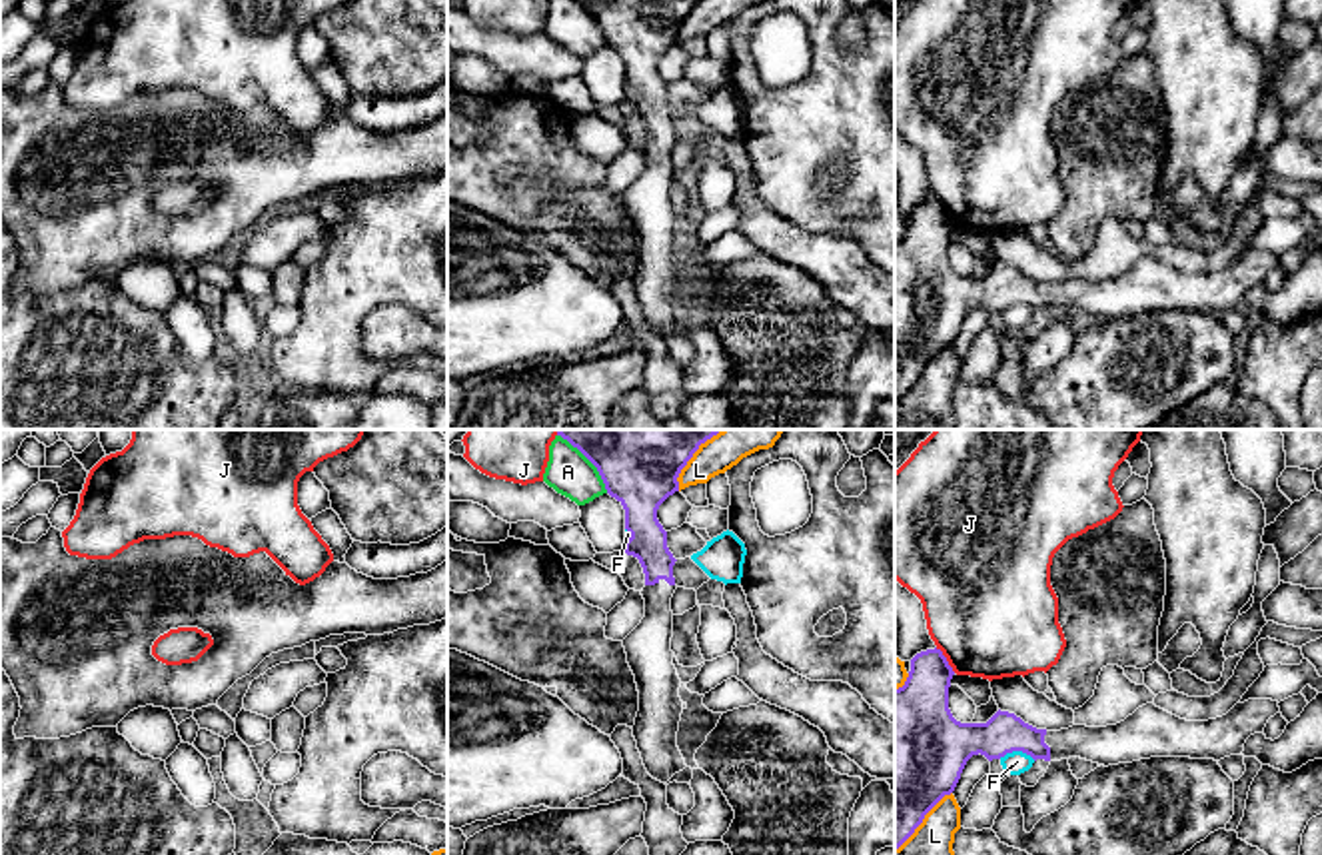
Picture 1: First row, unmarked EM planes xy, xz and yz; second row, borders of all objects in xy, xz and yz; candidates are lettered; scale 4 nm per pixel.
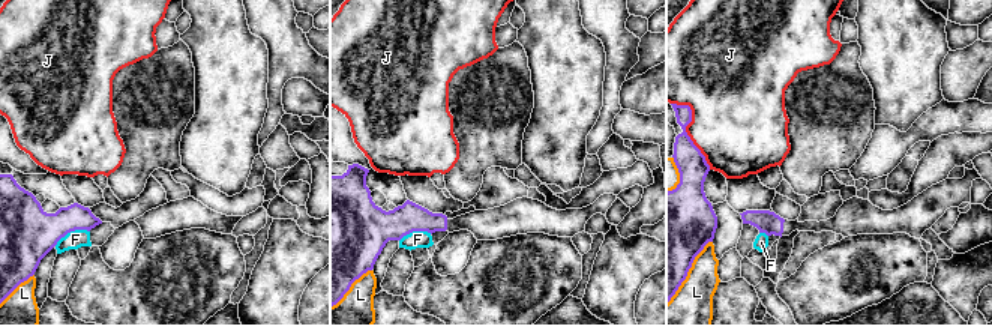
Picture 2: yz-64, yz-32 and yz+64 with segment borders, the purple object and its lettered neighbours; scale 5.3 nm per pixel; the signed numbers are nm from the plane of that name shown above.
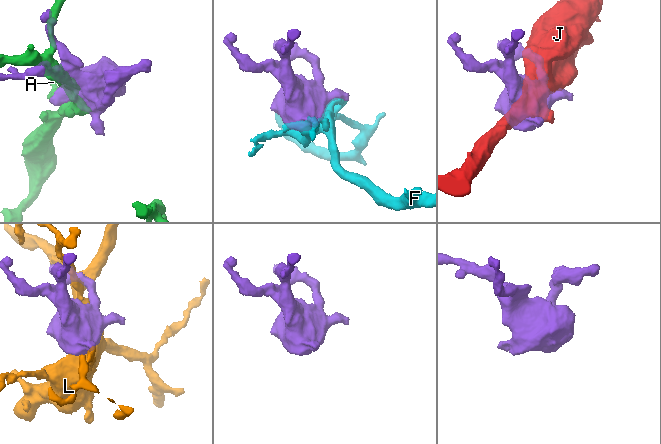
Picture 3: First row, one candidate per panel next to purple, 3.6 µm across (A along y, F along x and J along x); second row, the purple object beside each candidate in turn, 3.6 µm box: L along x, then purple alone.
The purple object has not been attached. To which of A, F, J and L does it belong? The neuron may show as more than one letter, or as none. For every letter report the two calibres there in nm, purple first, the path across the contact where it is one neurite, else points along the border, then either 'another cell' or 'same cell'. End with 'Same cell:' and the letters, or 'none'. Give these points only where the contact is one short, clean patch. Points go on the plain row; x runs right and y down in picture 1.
A: 260/180 nm | another cell
F: 170/90 nm | another cell
J: 260/480 nm | another cell
L: 260/130 nm | another cell
Same cell: none

